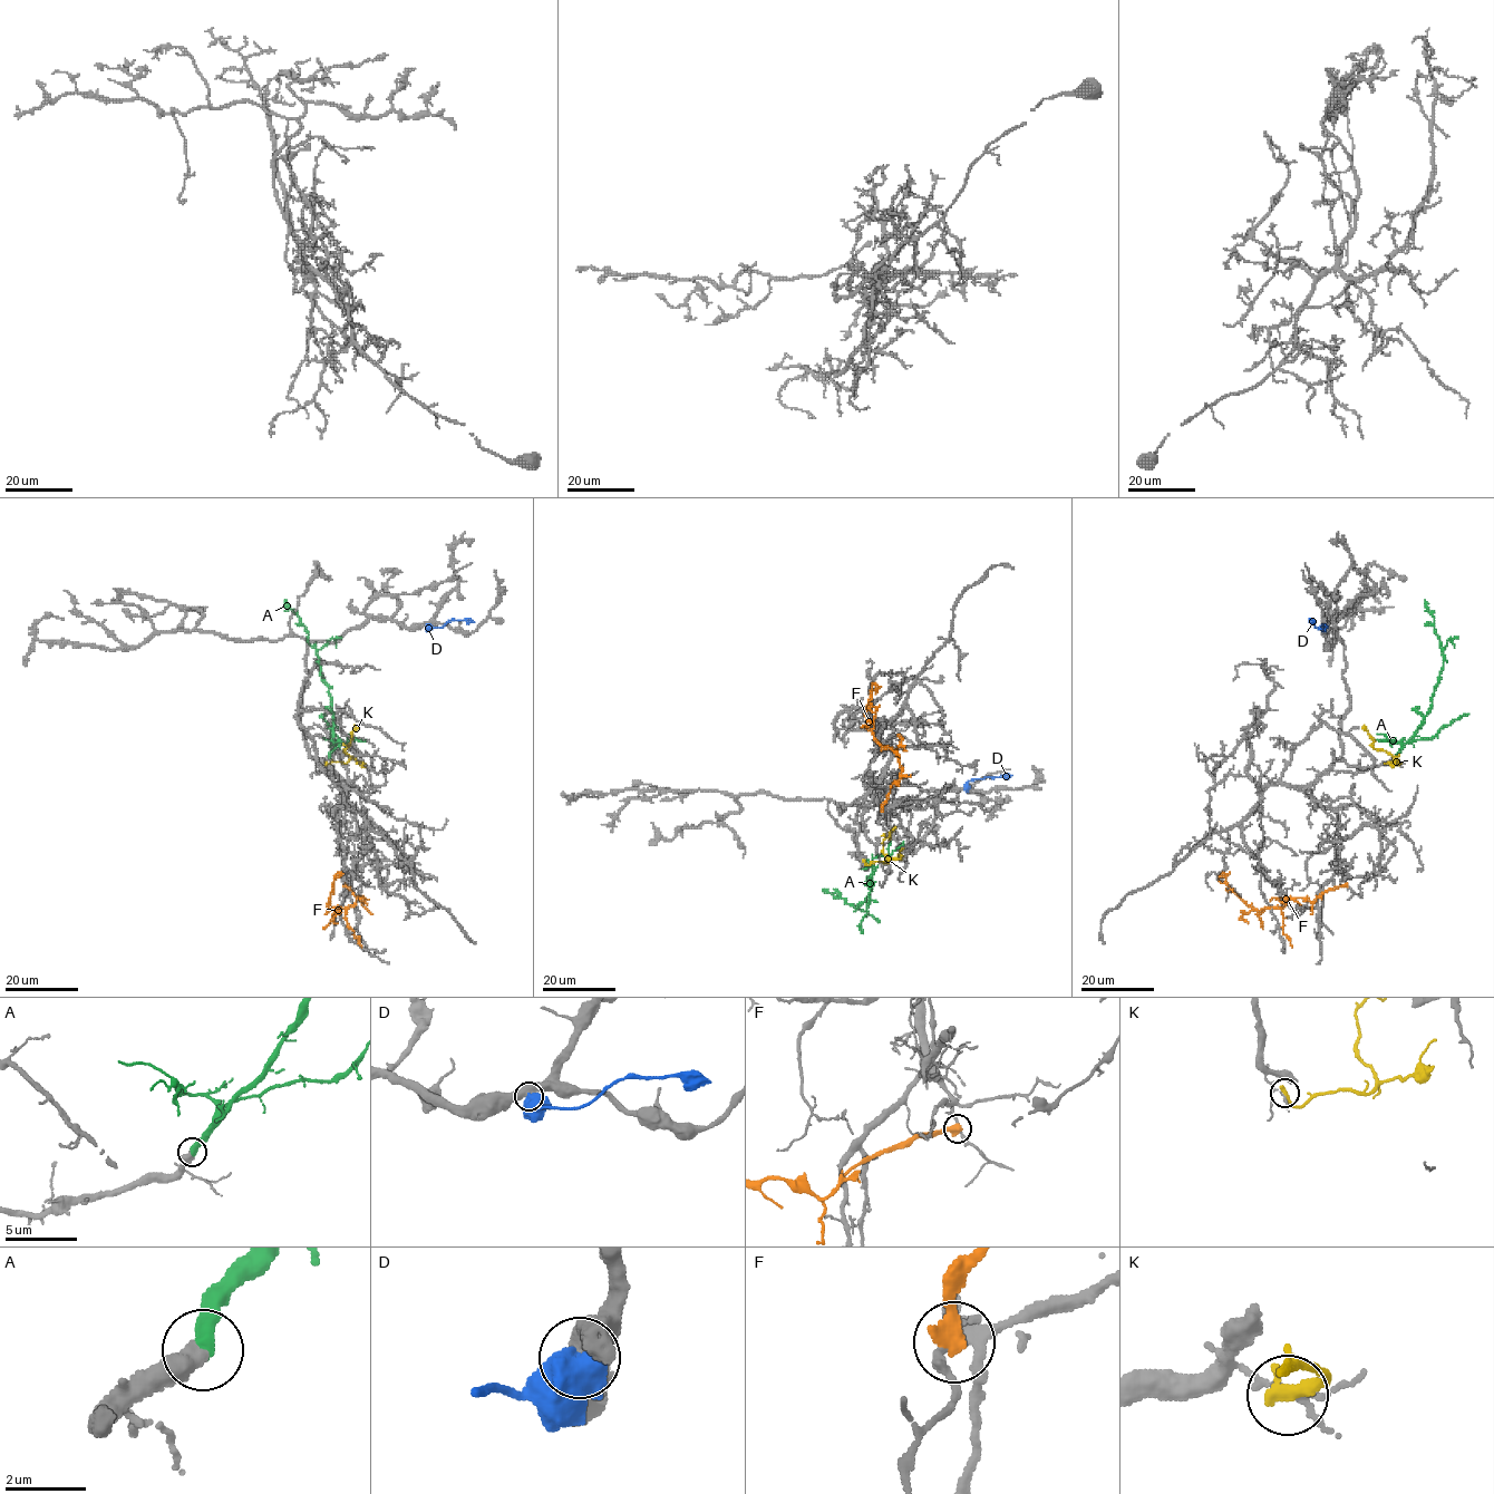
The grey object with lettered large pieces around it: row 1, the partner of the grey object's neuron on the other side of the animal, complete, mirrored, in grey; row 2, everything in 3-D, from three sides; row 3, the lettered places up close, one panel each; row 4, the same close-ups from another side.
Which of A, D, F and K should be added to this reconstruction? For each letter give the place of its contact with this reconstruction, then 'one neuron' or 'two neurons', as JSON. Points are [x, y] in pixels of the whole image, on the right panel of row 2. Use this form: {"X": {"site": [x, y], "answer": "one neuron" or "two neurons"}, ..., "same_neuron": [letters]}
{"A": {"site": [1395, 757], "answer": "one neuron"}, "D": {"site": [1325, 624], "answer": "two neurons"}, "F": {"site": [1346, 885], "answer": "two neurons"}, "K": {"site": [1398, 764], "answer": "two neurons"}, "same_neuron": ["A"]}

